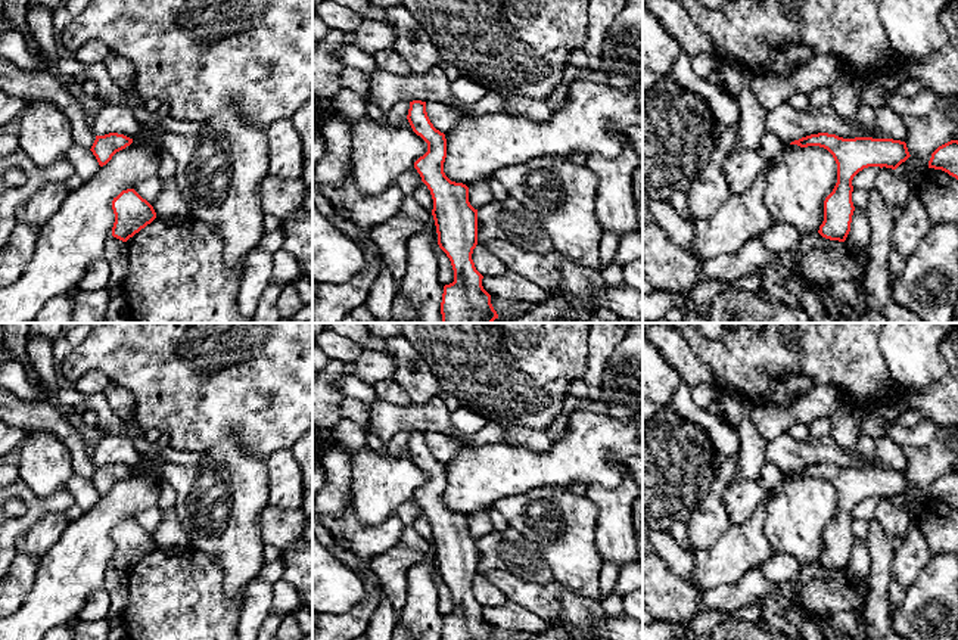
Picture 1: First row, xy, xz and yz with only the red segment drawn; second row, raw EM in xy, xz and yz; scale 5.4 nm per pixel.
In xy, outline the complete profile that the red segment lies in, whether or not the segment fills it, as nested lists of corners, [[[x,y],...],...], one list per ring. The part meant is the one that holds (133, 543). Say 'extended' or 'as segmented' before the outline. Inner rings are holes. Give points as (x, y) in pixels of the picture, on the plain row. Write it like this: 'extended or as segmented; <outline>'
as segmented; [[[134,519],[122,521],[112,531],[115,553],[112,566],[127,572],[156,549],[153,537]]]

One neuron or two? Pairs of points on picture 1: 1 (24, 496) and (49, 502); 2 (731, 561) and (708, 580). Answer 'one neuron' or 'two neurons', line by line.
1: one neuron
2: one neuron

